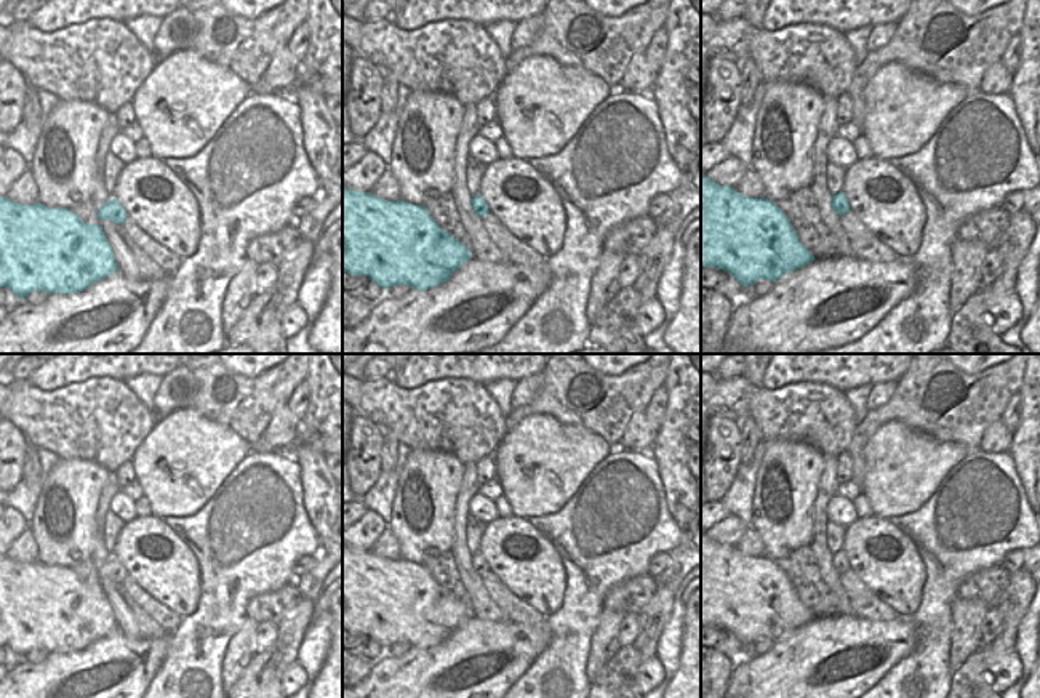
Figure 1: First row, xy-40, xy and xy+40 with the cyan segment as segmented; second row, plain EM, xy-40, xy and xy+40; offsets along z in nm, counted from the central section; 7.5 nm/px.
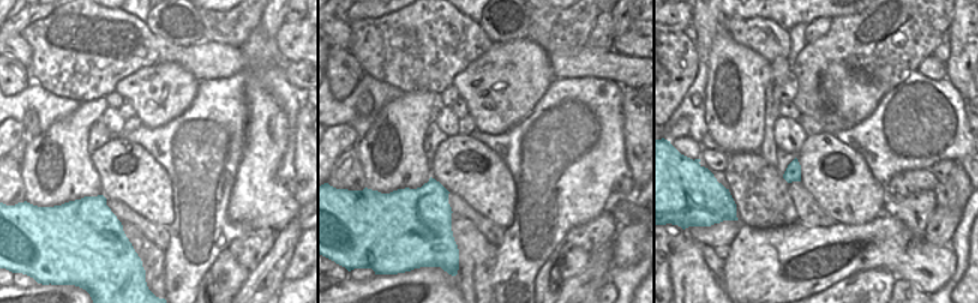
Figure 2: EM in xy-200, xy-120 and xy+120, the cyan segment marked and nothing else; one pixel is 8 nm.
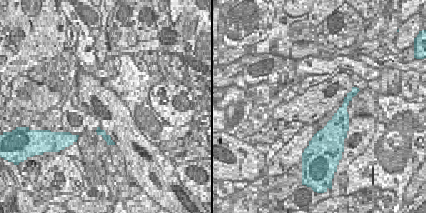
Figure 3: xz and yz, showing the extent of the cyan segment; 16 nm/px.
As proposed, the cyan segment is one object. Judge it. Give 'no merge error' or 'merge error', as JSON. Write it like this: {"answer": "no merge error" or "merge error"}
{"answer": "no merge error"}

